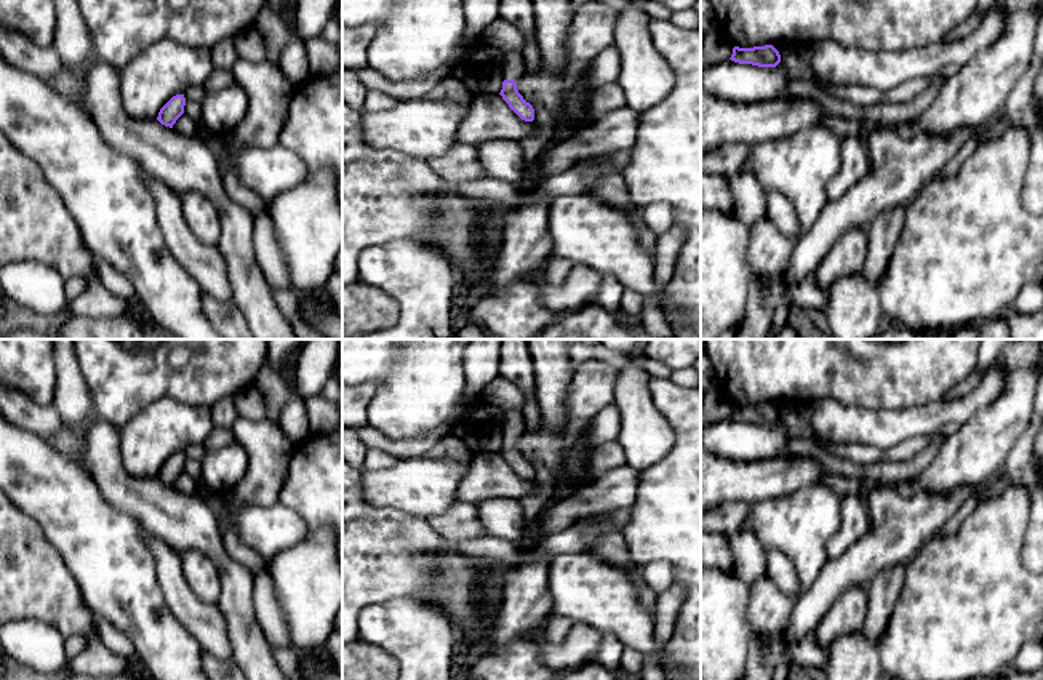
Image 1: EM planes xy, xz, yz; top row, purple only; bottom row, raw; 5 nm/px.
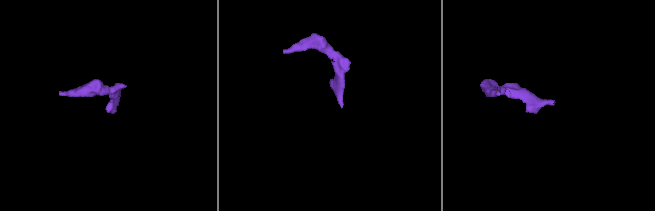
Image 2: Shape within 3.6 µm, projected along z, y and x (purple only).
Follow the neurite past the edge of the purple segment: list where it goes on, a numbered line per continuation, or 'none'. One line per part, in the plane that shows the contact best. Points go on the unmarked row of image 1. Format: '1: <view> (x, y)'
1: xz (514, 426)

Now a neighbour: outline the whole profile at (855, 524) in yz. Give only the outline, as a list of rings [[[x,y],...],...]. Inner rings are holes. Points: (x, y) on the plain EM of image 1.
[[[859,494],[841,496],[840,506],[841,506],[840,528],[827,542],[827,554],[830,558],[841,557],[870,530],[870,517],[864,496]]]

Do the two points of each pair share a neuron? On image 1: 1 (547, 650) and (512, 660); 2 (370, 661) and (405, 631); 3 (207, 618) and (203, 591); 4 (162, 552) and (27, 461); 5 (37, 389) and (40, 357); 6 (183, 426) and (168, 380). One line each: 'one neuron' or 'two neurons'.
1: two neurons
2: two neurons
3: two neurons
4: two neurons
5: one neuron
6: two neurons

